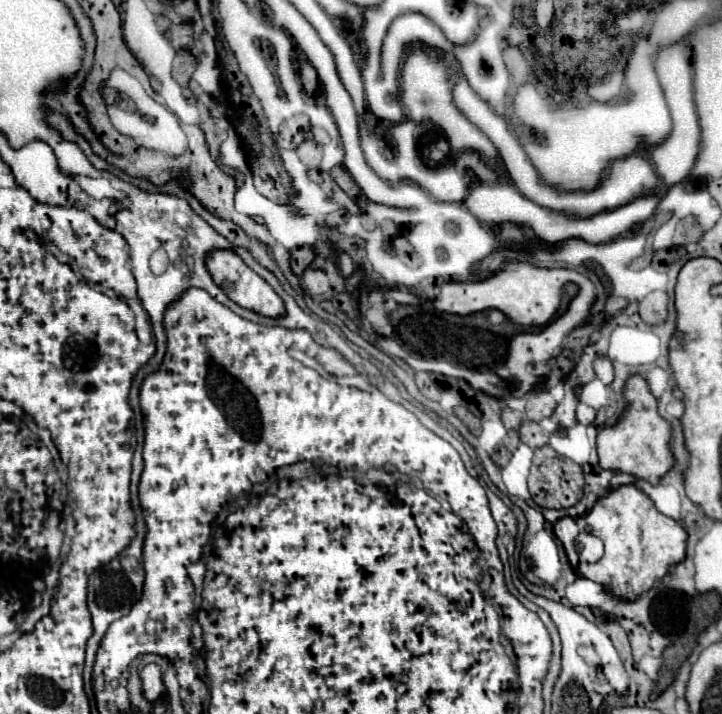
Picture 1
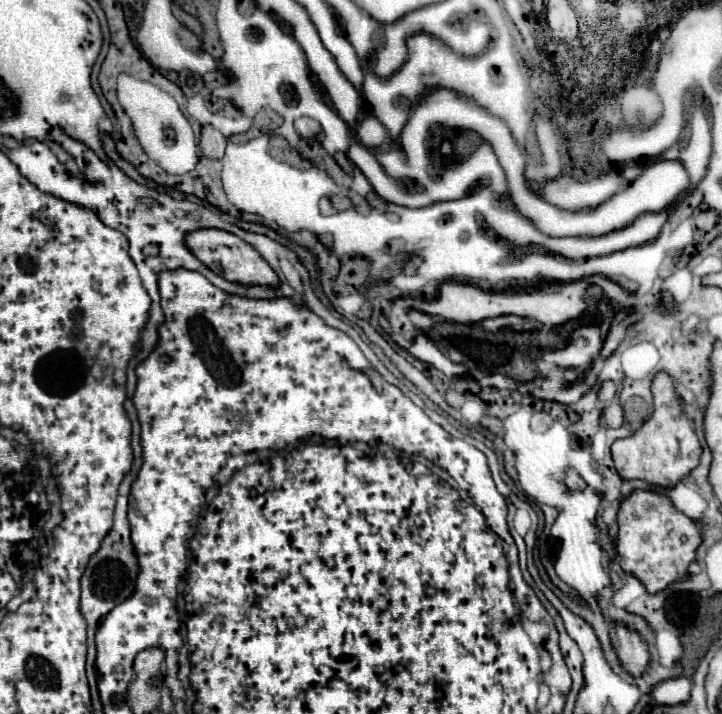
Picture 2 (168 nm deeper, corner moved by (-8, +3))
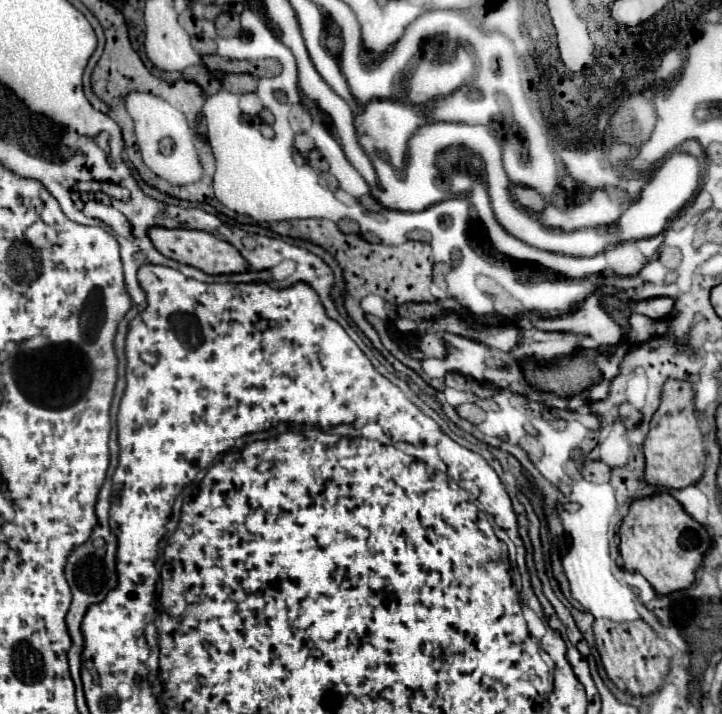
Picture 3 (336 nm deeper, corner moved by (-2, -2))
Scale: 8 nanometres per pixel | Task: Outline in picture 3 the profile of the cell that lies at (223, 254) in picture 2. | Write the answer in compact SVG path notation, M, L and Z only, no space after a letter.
M150 228L148 236L150 236L152 244L164 256L168 256L176 262L194 266L206 274L244 274L244 272L248 272L248 264L246 264L246 260L242 260L242 254L232 244L226 244L226 240L222 240L210 232L188 230L188 228L176 228L176 230Z

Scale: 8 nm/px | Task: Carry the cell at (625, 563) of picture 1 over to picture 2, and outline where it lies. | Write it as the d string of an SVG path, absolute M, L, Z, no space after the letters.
M634 491L626 497L618 511L618 539L616 539L616 563L636 579L640 579L650 593L664 591L670 583L688 575L688 565L696 557L702 537L698 525L680 513L674 503L652 491Z

